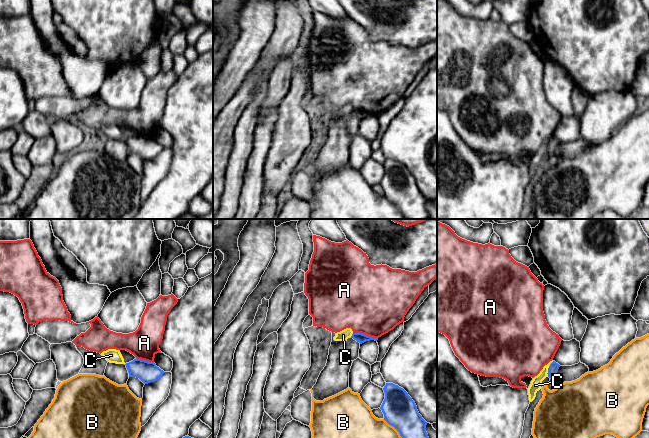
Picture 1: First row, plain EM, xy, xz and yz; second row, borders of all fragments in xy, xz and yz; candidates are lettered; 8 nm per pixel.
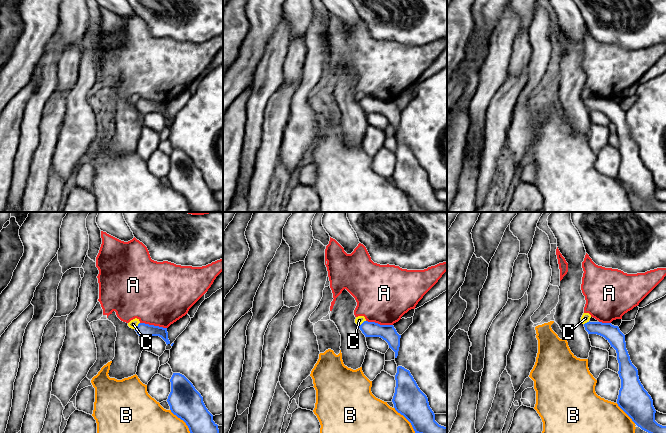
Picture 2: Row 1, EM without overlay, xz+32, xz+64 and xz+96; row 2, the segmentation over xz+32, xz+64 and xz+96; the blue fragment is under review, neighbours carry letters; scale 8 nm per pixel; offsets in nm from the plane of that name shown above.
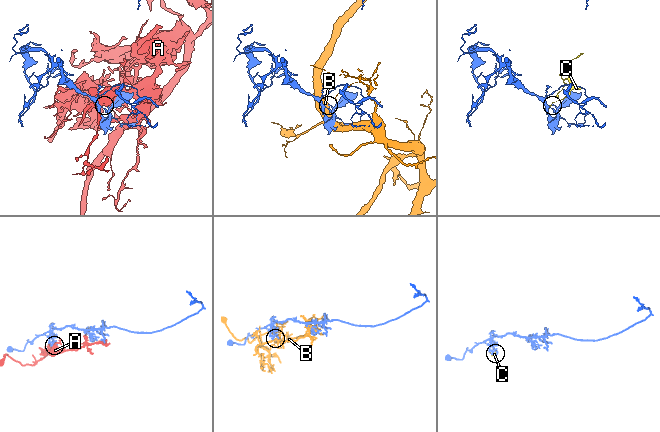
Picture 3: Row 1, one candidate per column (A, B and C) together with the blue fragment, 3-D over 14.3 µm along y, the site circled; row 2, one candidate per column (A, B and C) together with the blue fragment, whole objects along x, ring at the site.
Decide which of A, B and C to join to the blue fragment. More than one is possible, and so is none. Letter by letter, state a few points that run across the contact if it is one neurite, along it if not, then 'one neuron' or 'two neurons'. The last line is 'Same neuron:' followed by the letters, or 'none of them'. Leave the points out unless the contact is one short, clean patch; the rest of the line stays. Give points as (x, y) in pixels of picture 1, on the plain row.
A: two neurons
B: two neurons
C: line yz (553, 137), (548, 144), (547, 152); two neurons
Same neuron: none of them

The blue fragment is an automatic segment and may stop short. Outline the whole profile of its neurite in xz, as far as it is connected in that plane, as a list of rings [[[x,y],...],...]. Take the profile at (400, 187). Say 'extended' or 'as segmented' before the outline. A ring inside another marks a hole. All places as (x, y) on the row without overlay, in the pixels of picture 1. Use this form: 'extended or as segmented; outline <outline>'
as segmented; outline [[[386,159],[385,175],[380,183],[384,196],[400,210],[404,219],[428,219],[427,198],[408,169],[398,161]]]

